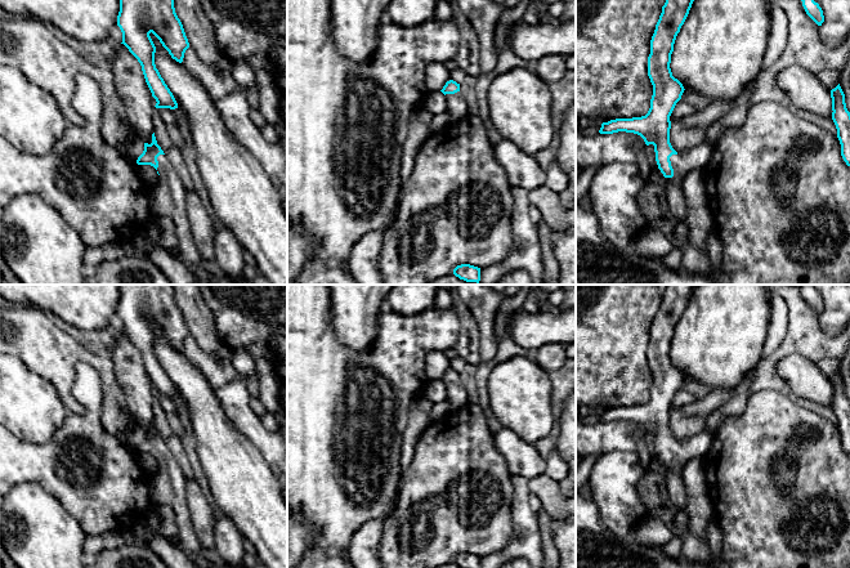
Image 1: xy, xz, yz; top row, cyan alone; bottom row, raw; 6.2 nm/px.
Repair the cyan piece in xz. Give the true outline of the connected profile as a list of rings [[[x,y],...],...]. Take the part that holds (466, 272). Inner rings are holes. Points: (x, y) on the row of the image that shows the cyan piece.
[[[470,264],[457,265],[453,269],[453,274],[466,282],[479,283],[479,281],[480,281],[480,268],[470,265]]]

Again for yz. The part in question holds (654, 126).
[[[666,0],[662,6],[662,13],[656,24],[654,33],[650,40],[650,54],[648,57],[648,76],[653,85],[653,95],[650,99],[650,108],[645,116],[632,118],[616,118],[603,122],[599,130],[600,134],[613,134],[618,131],[634,133],[640,135],[645,144],[653,144],[656,152],[656,161],[658,169],[667,179],[666,184],[666,202],[670,213],[677,219],[683,220],[688,213],[688,200],[684,194],[684,178],[693,170],[701,170],[711,161],[713,146],[704,138],[686,153],[677,153],[670,143],[670,116],[681,99],[684,93],[683,84],[672,76],[670,63],[674,52],[674,44],[681,26],[684,24],[694,0]]]

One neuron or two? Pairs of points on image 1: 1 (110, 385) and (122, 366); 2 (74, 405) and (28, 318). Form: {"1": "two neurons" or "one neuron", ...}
{"1": "two neurons", "2": "one neuron"}

